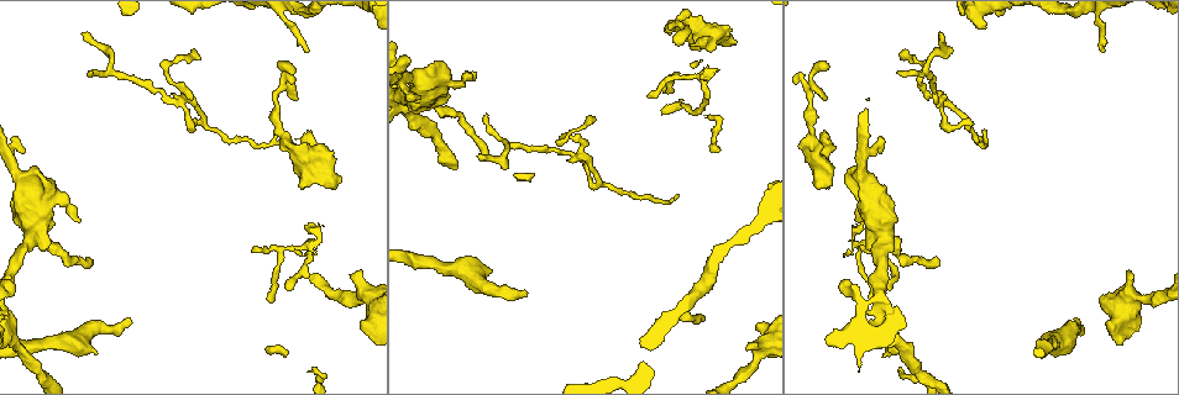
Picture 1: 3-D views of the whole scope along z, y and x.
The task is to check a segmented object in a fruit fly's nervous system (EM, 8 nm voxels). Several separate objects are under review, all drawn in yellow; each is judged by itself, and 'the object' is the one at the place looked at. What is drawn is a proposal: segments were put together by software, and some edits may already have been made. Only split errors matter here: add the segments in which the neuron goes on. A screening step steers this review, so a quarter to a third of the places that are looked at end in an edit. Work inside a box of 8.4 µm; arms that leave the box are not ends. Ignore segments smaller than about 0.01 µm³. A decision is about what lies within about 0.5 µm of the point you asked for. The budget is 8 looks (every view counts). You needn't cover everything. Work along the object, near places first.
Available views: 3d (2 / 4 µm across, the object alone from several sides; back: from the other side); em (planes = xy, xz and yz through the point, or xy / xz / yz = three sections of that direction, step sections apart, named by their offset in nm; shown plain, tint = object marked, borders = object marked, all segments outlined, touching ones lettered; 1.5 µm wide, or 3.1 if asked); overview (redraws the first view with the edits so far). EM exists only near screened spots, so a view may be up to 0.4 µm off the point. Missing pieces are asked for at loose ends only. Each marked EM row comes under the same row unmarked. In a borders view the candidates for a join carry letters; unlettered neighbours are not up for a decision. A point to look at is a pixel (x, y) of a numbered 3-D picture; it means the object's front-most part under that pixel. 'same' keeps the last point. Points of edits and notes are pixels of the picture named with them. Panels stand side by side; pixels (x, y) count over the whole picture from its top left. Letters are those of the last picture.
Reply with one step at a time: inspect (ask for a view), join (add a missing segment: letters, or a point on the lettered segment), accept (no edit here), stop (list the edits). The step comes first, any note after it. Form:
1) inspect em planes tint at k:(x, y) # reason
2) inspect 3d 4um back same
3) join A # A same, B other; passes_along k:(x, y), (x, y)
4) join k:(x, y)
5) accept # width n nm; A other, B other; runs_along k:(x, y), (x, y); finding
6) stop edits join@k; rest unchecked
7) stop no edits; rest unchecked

inspect em yz step 4 tint at 1:(857, 220) # branch stops here

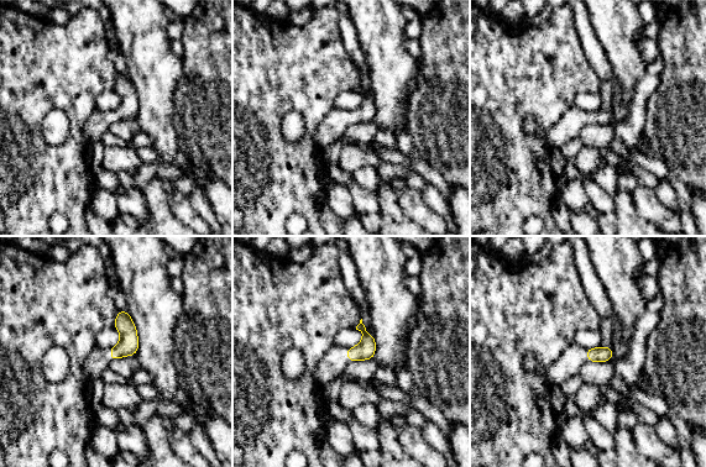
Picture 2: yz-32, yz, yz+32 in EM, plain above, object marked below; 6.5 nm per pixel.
inspect em planes borders same

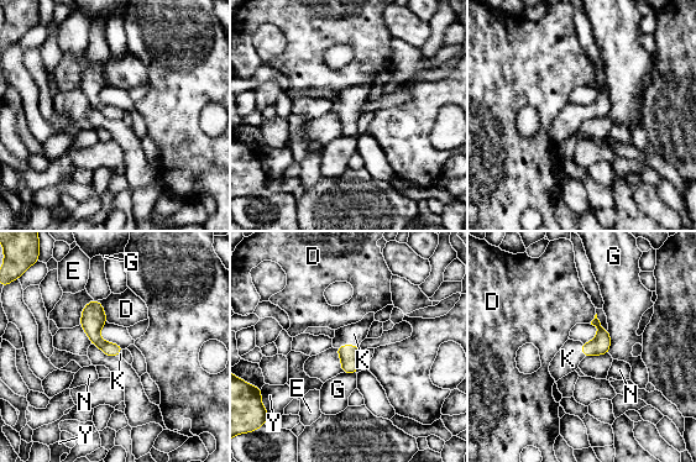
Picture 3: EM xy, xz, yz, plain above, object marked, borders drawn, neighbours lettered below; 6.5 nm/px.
join K # D other, E other, G other, K same, N other, Y other; the neuron continues

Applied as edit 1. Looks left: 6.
inspect overview

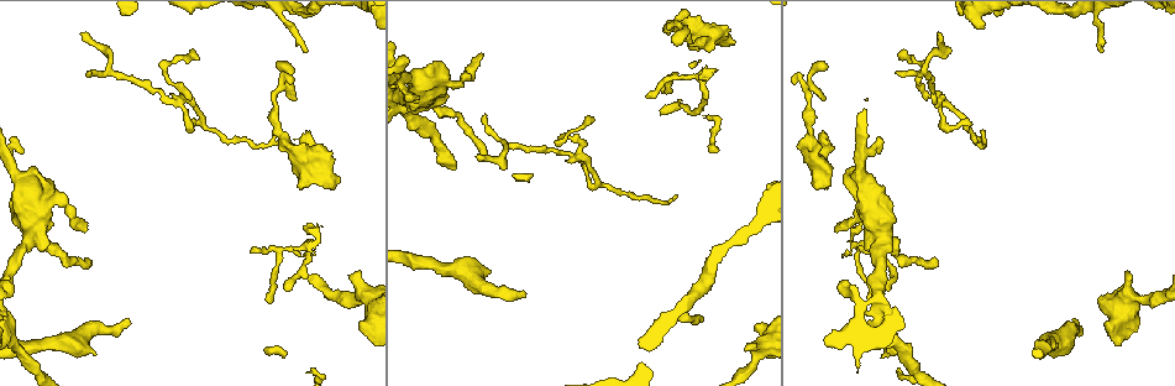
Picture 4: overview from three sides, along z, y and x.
inspect 3d 4um at 4:(89, 71) # thin end

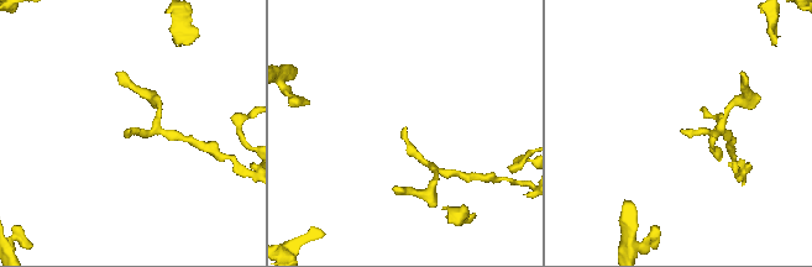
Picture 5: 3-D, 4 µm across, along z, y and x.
inspect em yz step 8 borders at 5:(406, 126)

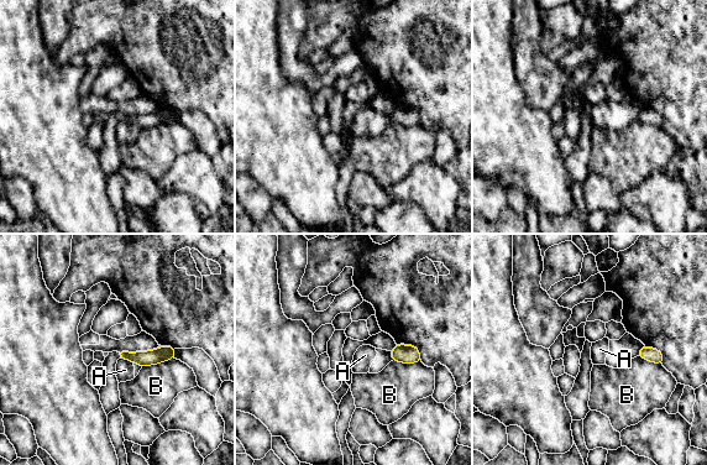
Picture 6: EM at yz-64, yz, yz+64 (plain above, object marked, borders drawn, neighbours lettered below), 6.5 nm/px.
inspect em planes borders same

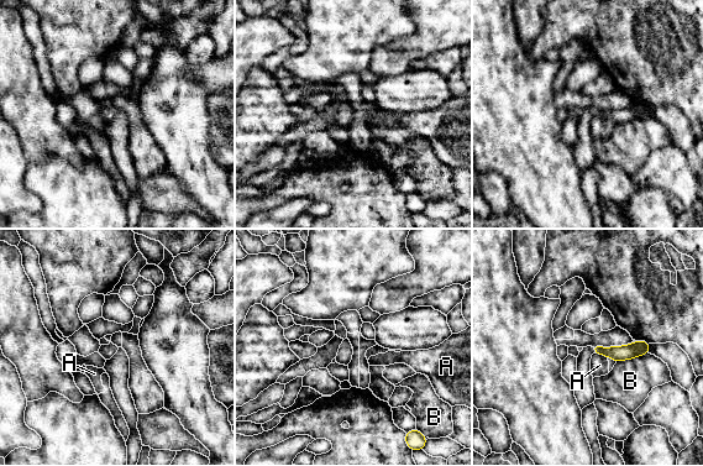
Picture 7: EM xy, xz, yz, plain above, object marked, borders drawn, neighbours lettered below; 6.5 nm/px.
accept # width 80 nm; A other, B other; border 7:(594, 352), (607, 357); none of them fits

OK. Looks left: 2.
inspect em planes tint at 4:(889, 289) # thin end

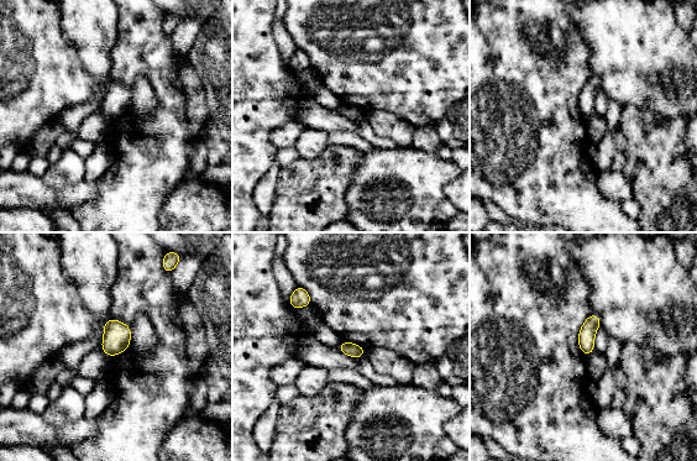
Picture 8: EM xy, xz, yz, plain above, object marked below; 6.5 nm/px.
inspect em planes borders same

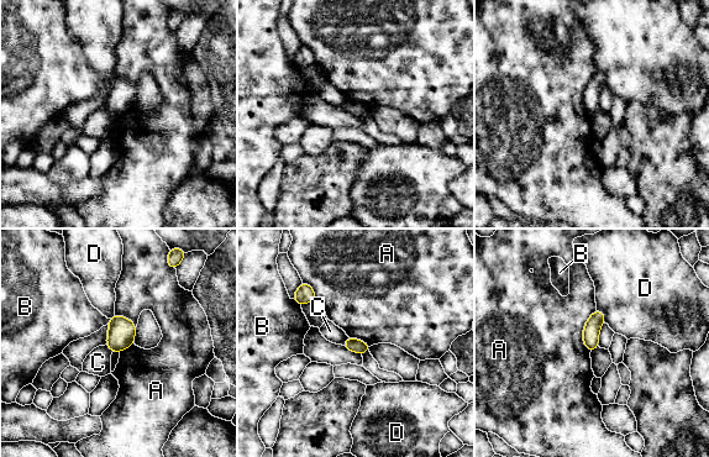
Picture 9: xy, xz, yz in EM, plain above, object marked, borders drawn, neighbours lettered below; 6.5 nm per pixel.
accept # width 90 nm; A other, B other, C other, D other; border 9:(595, 309), (583, 330), (588, 351); no lettered segment goes on from it

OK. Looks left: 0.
stop edits join@3; rest unchecked

